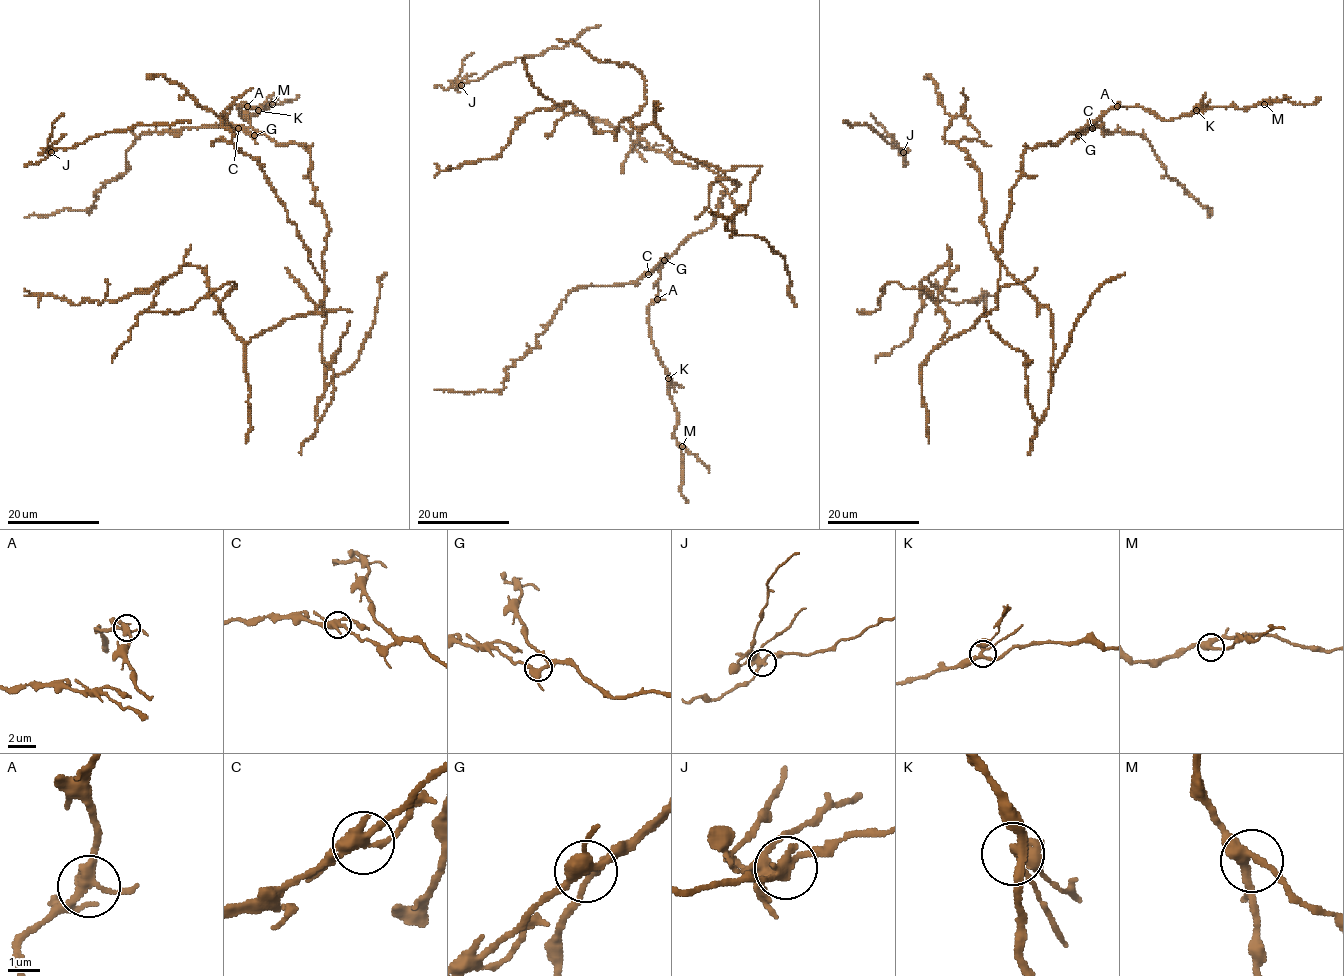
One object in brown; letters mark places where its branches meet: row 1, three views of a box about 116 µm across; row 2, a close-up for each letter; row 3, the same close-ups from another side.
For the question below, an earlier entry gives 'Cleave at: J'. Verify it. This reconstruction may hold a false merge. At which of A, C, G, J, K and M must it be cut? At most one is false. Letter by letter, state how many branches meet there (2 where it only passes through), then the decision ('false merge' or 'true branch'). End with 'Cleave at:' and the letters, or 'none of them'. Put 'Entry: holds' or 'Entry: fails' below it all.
A: 3 | true branch
C: 3 | true branch
G: 4 | true branch
J: 6 | false merge
K: 5 | true branch
M: 3 | true branch
Cleave at: J
Entry: holds

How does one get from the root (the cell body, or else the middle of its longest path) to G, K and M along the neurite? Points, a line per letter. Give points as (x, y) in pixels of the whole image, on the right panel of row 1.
G: (998, 258), (1003, 225), (1012, 204), (1011, 188), (1021, 174), (1024, 151), (1057, 144), (1070, 134), (1078, 135)
K: (998, 258), (1011, 188), (1021, 174), (1027, 147), (1057, 144), (1118, 106), (1141, 106), (1164, 120), (1196, 110)
M: (998, 258), (1027, 147), (1057, 144), (1118, 106), (1141, 106), (1172, 120), (1264, 104)

